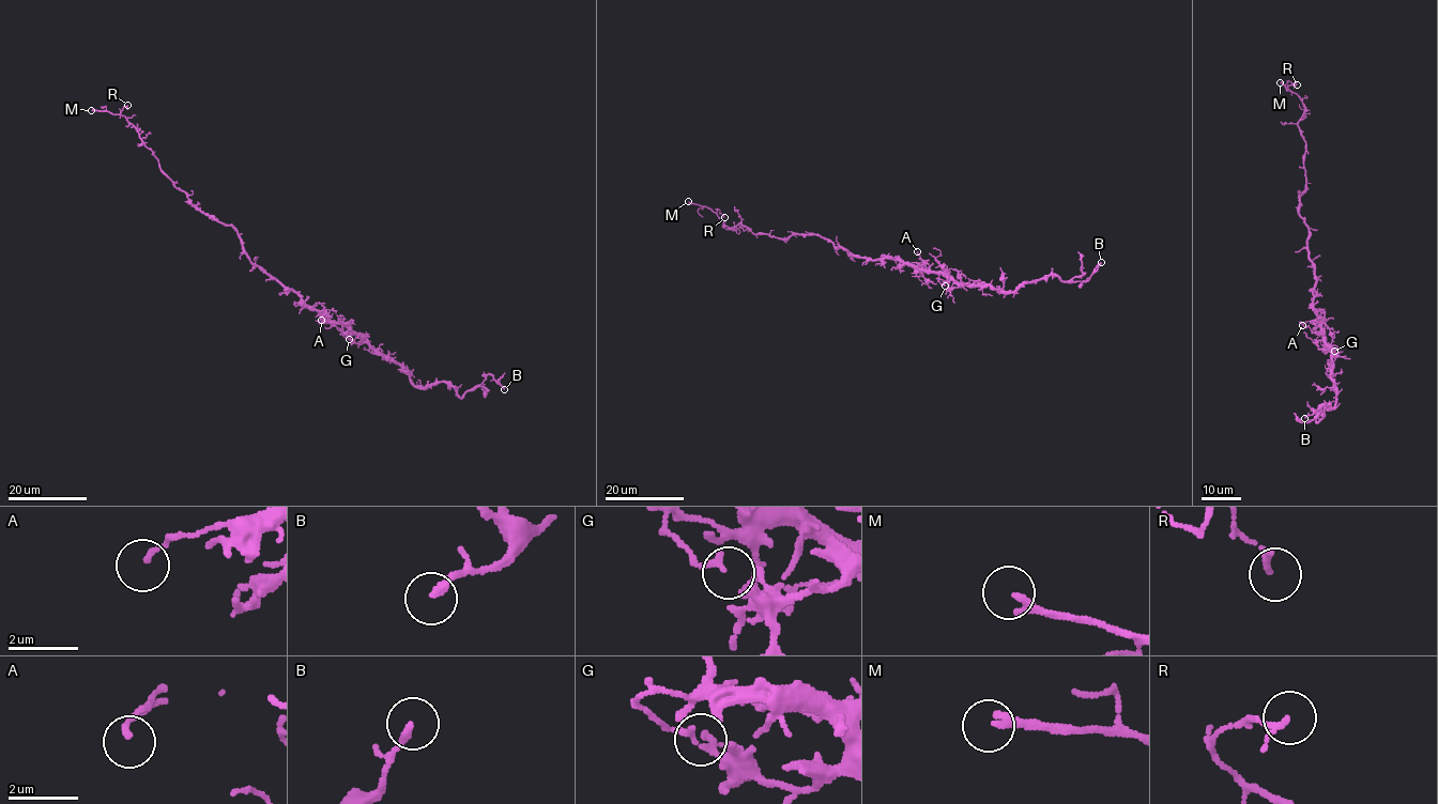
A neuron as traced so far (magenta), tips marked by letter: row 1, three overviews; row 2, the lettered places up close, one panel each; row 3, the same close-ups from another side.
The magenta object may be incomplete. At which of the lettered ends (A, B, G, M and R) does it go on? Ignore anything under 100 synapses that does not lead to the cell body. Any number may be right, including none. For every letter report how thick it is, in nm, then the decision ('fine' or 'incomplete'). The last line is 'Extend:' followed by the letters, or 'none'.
A: 130 nm thick; fine
B: 220 nm thick; fine
G: 160 nm thick; fine
M: 240 nm thick; incomplete
R: 150 nm thick; fine
Extend: M

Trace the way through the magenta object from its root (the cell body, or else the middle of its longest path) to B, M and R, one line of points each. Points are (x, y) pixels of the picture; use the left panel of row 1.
B: (286, 287), (330, 320), (360, 334), (401, 367), (414, 385), (445, 382), (461, 398), (489, 374), (504, 389)
M: (286, 287), (250, 260), (232, 227), (197, 210), (162, 170), (157, 157), (126, 119), (91, 110)
R: (286, 287), (250, 260), (239, 232), (201, 213), (174, 185), (137, 128), (120, 113), (127, 105)

